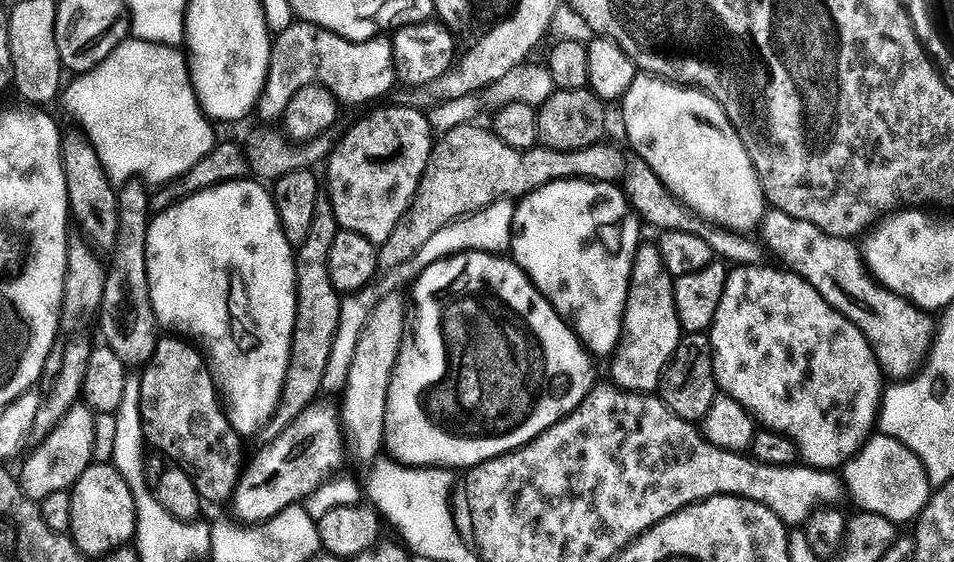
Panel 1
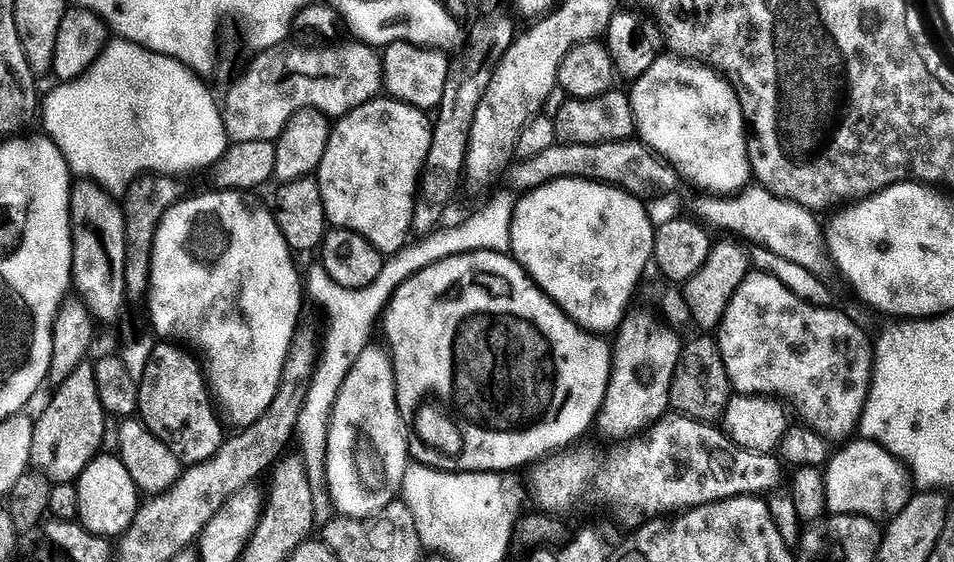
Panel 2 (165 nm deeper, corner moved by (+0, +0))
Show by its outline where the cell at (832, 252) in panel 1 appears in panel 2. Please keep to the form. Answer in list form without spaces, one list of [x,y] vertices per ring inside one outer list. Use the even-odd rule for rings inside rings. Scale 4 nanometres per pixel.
[[[749,186],[735,194],[700,194],[697,197],[695,219],[709,229],[721,228],[724,234],[731,234],[796,264],[809,265],[812,258],[818,257],[820,252],[822,254],[817,217],[793,200],[778,198],[759,186]]]

